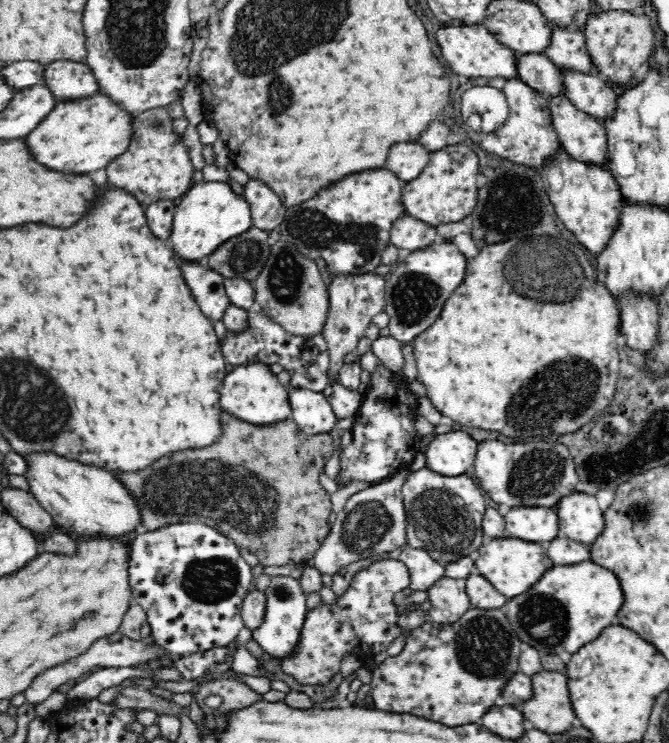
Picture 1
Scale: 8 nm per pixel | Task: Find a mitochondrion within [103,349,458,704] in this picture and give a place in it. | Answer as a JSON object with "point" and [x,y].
{"point":[232,495]}

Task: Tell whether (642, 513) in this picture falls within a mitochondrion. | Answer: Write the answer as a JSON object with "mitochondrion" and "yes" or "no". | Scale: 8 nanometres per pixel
{"mitochondrion":"yes"}

